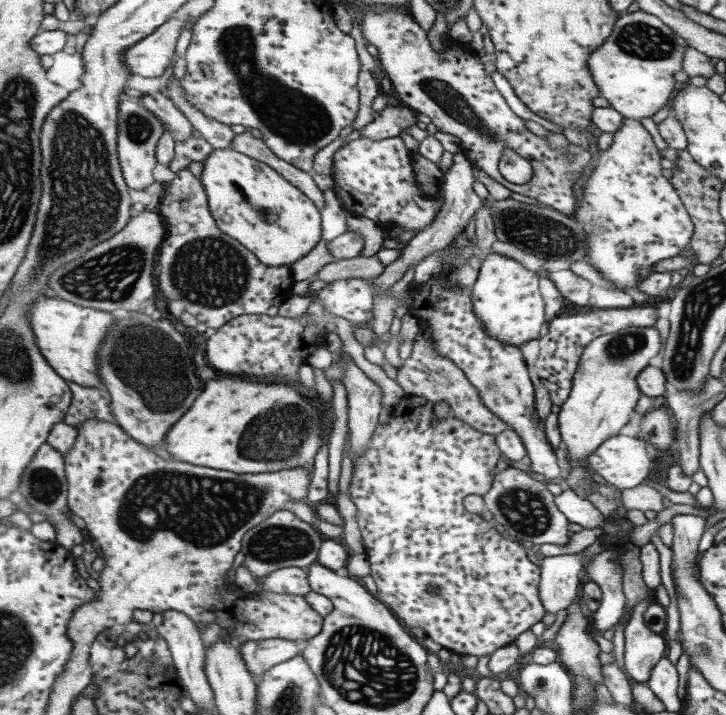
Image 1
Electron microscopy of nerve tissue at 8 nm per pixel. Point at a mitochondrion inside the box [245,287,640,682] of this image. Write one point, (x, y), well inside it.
(524, 509)

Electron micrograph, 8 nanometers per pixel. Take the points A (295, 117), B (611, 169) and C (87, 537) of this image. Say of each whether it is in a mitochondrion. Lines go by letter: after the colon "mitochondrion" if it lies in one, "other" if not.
A: mitochondrion
B: other
C: other

